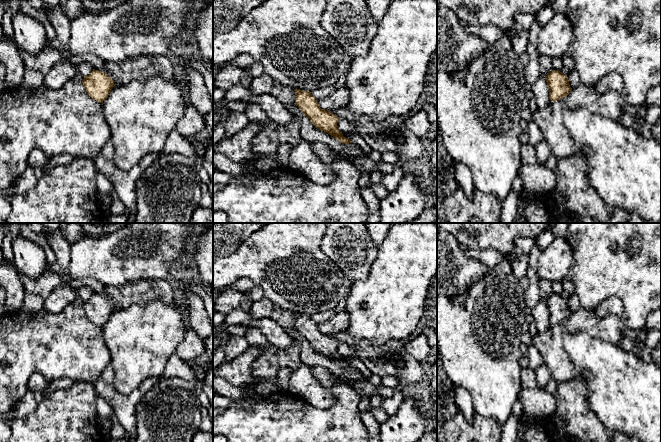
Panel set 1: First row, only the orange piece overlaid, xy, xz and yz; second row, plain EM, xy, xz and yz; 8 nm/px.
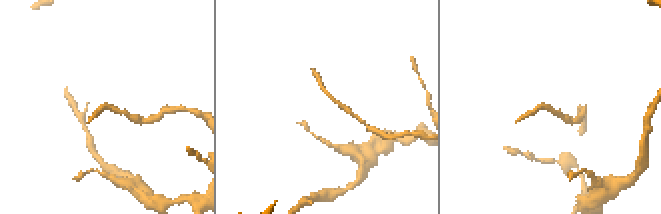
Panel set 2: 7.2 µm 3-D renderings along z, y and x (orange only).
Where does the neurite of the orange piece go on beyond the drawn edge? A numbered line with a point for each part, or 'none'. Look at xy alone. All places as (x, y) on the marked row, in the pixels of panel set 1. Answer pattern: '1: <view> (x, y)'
none

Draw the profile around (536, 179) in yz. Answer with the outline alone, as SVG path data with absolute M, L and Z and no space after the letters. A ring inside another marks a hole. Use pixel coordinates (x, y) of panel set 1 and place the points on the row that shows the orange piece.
M522 164L519 177L523 184L523 195L527 196L537 196L543 192L553 192L557 182L553 170L537 164Z

